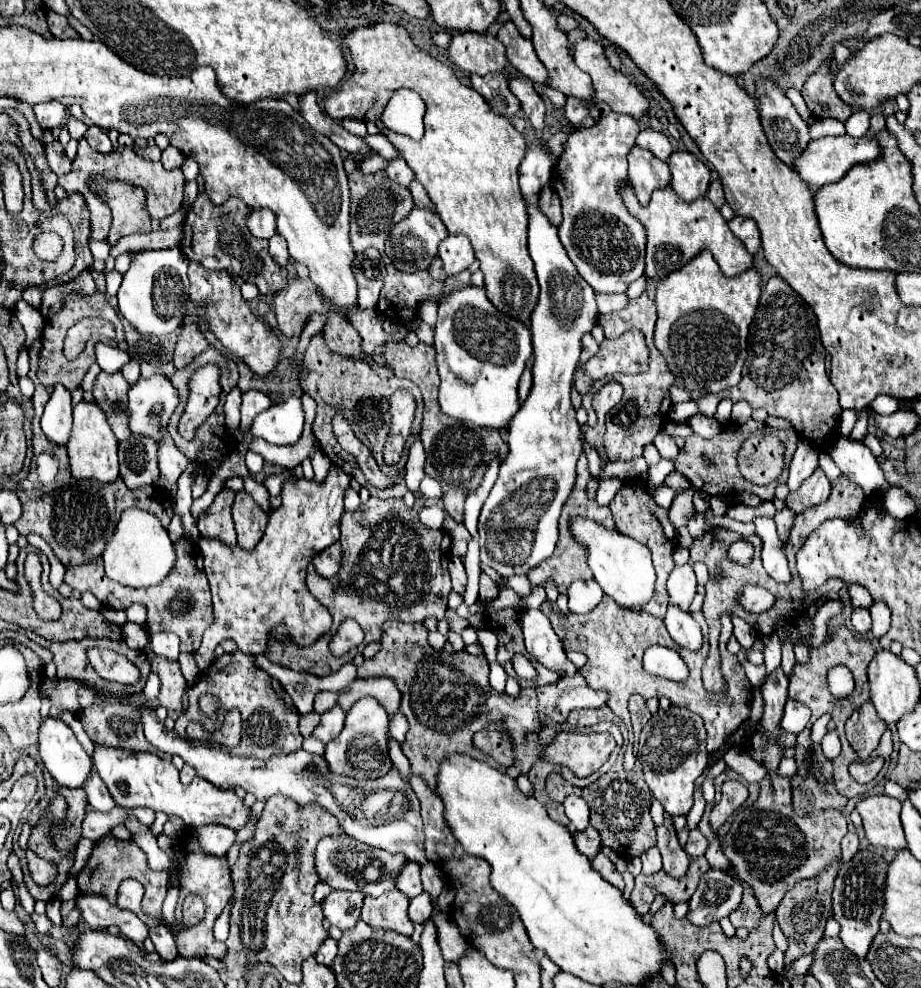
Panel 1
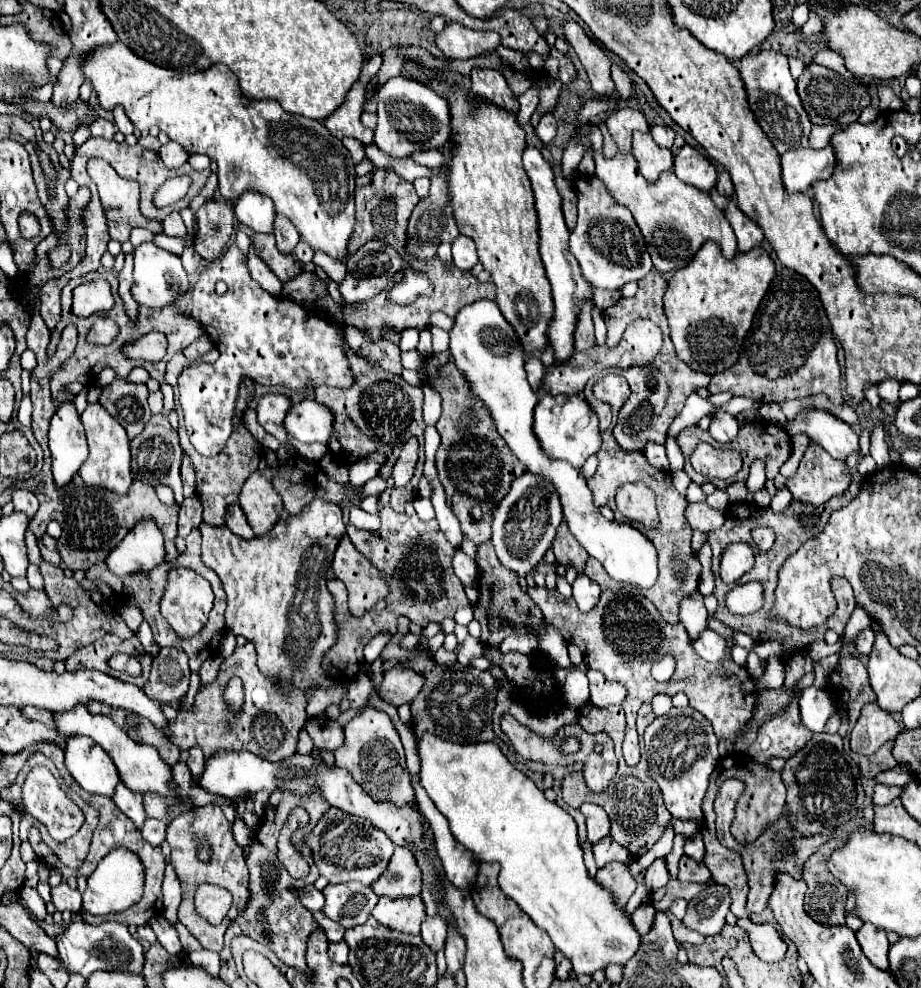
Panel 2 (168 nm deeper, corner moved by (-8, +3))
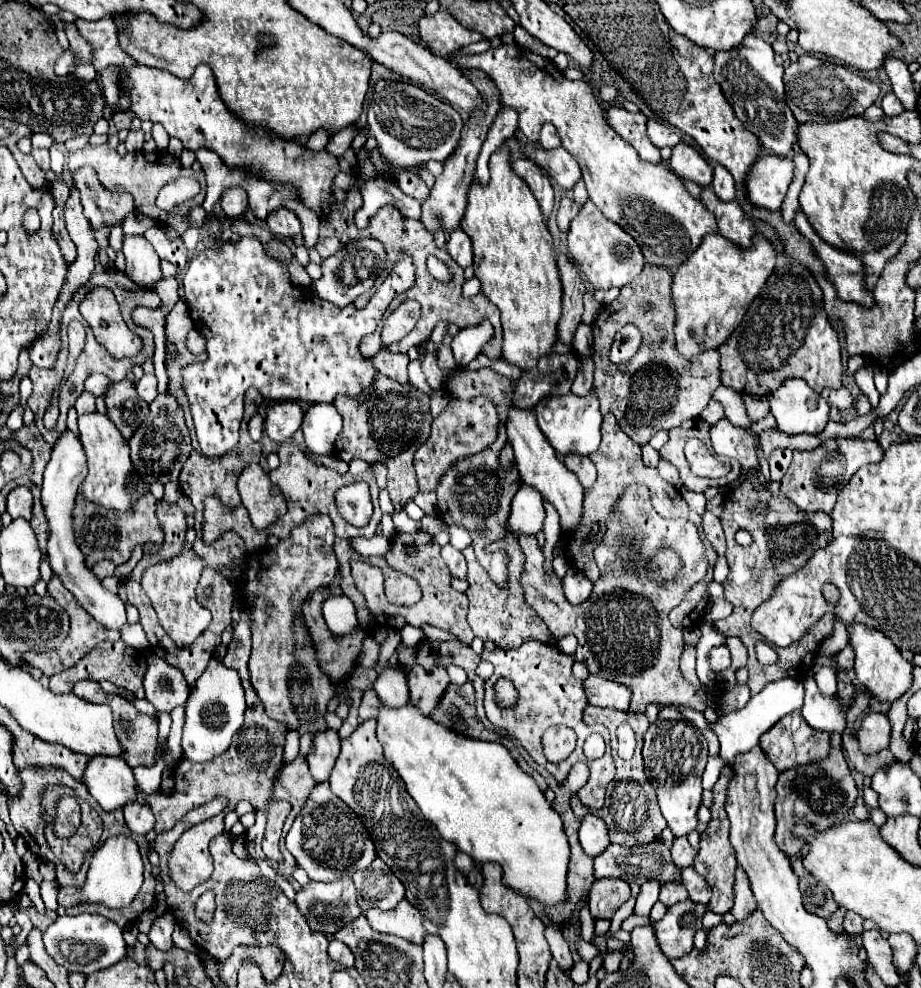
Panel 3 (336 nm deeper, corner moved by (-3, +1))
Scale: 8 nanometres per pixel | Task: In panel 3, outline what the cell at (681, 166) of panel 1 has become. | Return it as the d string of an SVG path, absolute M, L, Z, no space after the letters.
M679 142L673 148L671 166L677 176L687 178L699 186L709 186L713 180L713 168L709 166L709 162L693 146L685 142Z

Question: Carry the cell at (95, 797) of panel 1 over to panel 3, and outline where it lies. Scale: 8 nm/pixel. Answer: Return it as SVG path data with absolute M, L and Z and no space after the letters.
M131 802L123 808L125 812L125 822L129 826L131 832L135 834L147 834L149 830L153 830L153 812L147 806L141 806L139 802Z

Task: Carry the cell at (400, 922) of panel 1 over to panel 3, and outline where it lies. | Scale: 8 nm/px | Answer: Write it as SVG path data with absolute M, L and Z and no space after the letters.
M401 900L399 906L395 906L389 912L371 908L365 912L365 916L373 930L383 934L393 934L415 944L423 944L423 938L427 934L423 928L423 918L419 910L411 906L407 900Z

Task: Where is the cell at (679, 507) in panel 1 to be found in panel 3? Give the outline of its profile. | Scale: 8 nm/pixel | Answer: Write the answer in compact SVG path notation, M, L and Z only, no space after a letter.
M705 512L703 514L703 530L707 534L707 540L713 544L715 552L719 556L725 556L725 550L727 550L727 544L725 544L725 536L723 536L723 528L721 528L721 522L717 516L713 516L711 512Z

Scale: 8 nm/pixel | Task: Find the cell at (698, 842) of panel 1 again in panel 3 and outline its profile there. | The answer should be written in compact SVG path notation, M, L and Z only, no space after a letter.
M687 836L675 838L675 842L673 842L673 846L671 846L671 856L673 856L673 862L675 862L679 868L687 868L687 866L693 864L695 850L693 850L691 844L687 842Z

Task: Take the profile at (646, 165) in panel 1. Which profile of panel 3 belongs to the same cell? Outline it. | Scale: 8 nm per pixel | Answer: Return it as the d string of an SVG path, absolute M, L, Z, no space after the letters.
M607 106L605 116L607 116L607 122L611 124L611 128L639 152L641 160L661 162L659 148L647 138L647 132L645 132L647 118L641 112L629 114L625 108Z

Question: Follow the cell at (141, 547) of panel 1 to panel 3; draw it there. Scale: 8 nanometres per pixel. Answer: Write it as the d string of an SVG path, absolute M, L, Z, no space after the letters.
M101 560L101 562L97 562L97 564L91 566L91 572L93 572L99 580L105 578L105 576L113 576L113 570L115 570L115 566L113 566L109 560Z

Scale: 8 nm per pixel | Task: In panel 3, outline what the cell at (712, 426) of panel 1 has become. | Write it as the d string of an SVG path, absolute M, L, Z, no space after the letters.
M723 418L715 426L711 426L711 442L719 456L737 458L745 470L757 466L755 438L749 430L733 426L729 420Z

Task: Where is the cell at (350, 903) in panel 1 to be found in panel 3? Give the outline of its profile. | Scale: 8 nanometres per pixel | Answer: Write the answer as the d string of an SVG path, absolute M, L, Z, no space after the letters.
M351 878L333 880L333 882L313 882L311 880L309 884L301 886L301 890L295 894L295 902L297 902L299 912L307 918L307 924L315 932L323 932L323 934L335 934L339 928L343 928L345 924L349 924L361 914Z

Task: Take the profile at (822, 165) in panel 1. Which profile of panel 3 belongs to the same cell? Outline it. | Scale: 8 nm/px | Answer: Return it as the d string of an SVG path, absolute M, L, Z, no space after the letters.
M761 154L745 178L745 198L749 204L757 208L775 212L781 208L791 180L793 180L791 160Z

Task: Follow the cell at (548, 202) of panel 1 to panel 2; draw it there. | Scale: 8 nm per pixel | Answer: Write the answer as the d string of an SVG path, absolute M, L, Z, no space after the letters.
M558 176L556 186L558 186L558 192L562 196L562 212L566 218L566 226L568 226L568 230L572 230L576 226L576 194L574 194L572 182L568 178Z

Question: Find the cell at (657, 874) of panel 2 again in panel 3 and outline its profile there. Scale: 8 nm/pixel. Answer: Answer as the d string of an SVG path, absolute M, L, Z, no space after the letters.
M645 882L645 884L641 886L641 892L639 892L637 900L635 900L633 914L637 914L637 916L649 916L653 904L655 904L657 898L659 898L659 888L661 888L661 886L659 886L657 882Z

